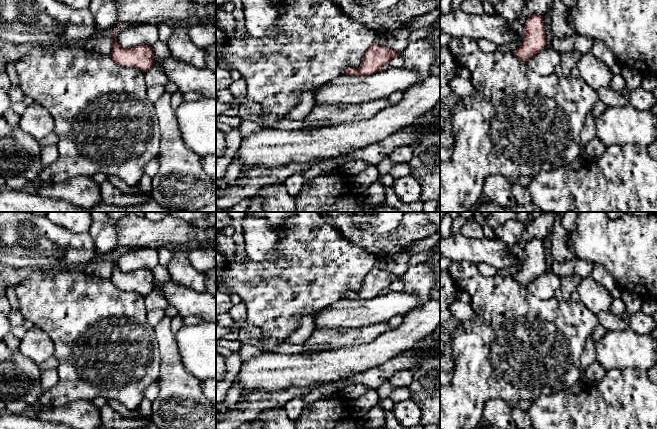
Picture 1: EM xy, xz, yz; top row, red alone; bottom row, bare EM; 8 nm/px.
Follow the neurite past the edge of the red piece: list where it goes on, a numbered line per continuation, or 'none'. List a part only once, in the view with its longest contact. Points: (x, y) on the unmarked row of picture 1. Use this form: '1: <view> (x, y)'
none

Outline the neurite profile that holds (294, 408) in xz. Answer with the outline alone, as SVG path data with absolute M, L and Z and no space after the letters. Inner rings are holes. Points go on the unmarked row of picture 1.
M302 396L295 397L291 399L284 407L283 409L286 411L287 415L292 419L292 420L297 420L303 409L305 407L305 403L303 401Z

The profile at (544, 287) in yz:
M544 272L534 279L529 285L529 291L539 299L546 300L555 296L560 286L560 277L553 272Z

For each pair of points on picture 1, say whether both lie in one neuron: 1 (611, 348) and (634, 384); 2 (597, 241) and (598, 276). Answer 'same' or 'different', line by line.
1: different
2: different

